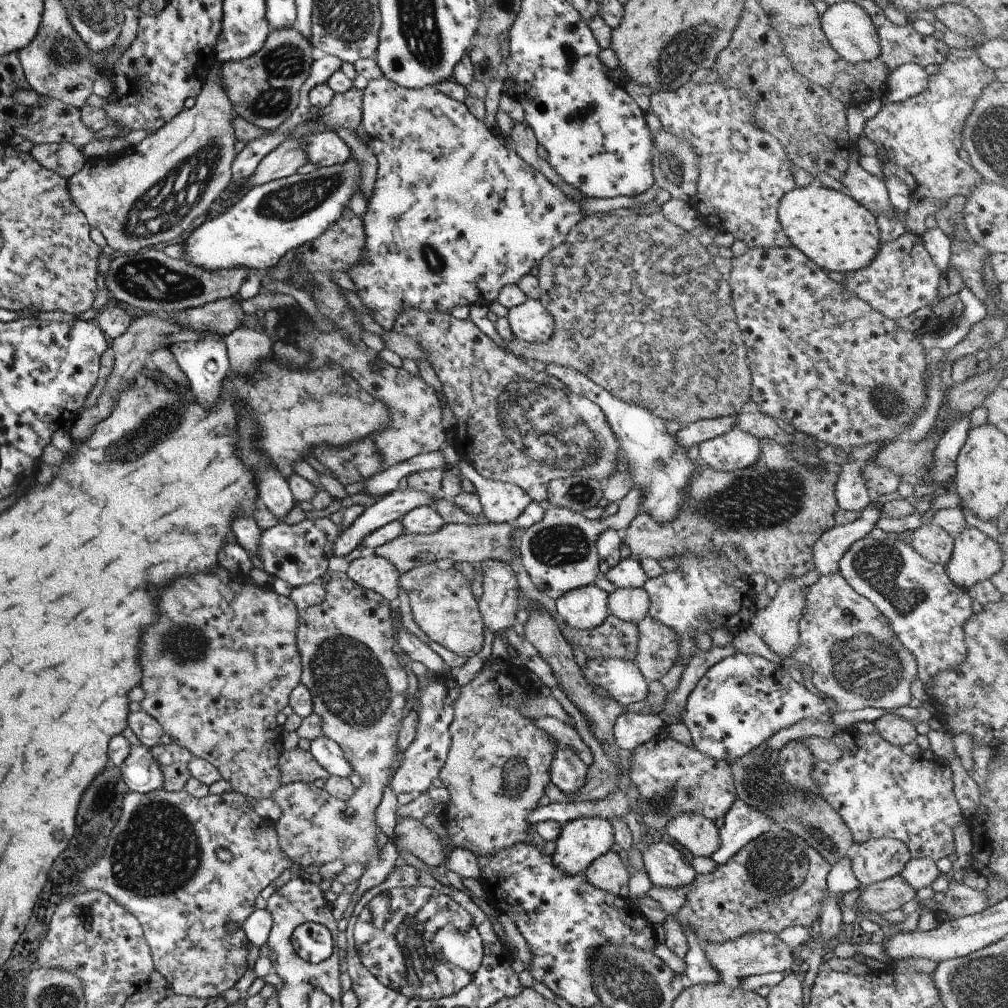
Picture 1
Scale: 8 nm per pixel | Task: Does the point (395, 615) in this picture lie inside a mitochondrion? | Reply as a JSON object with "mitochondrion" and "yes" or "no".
{"mitochondrion":"no"}

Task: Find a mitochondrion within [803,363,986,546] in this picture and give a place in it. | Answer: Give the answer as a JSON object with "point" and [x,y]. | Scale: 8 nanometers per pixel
{"point":[889,402]}

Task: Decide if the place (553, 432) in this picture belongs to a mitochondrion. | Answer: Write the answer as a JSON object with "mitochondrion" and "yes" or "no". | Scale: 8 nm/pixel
{"mitochondrion":"yes"}

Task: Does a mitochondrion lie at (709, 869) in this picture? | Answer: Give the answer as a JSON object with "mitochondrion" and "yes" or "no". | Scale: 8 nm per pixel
{"mitochondrion":"no"}

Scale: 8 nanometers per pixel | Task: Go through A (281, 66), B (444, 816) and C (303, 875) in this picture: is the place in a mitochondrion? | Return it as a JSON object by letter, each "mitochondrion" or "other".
{"A":"mitochondrion","B":"other","C":"other"}

